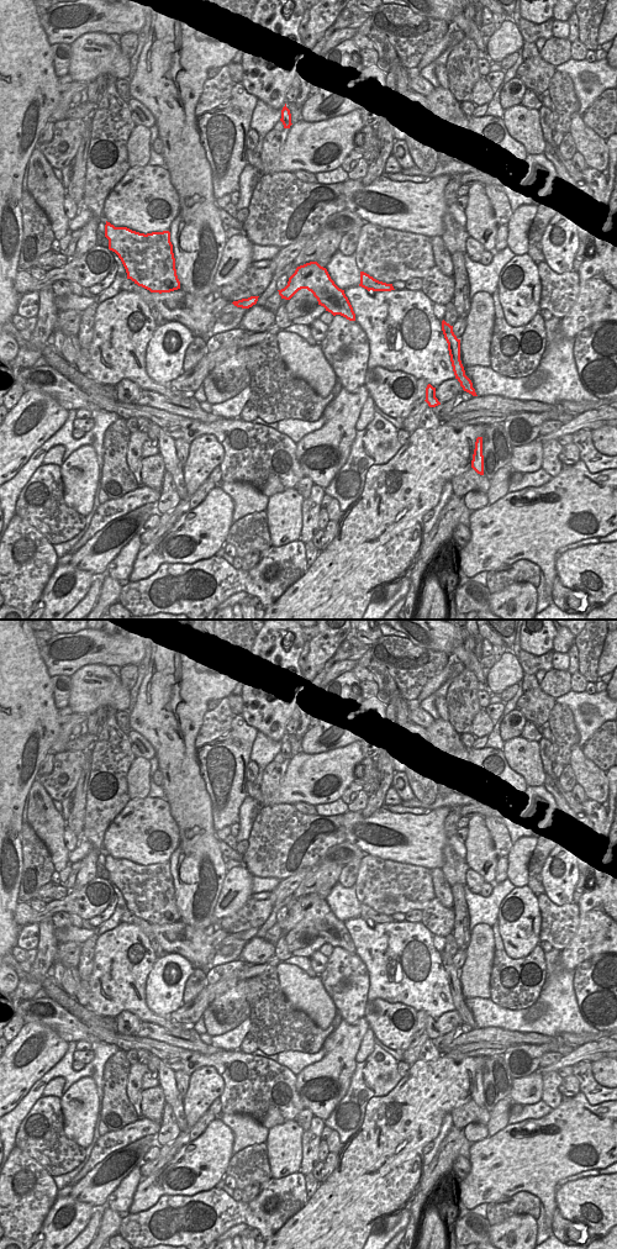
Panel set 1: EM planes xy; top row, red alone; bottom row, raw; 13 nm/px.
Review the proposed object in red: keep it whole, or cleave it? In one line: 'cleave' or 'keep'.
cleave

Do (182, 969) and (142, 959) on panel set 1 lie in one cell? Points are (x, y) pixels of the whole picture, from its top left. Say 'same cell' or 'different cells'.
different cells

